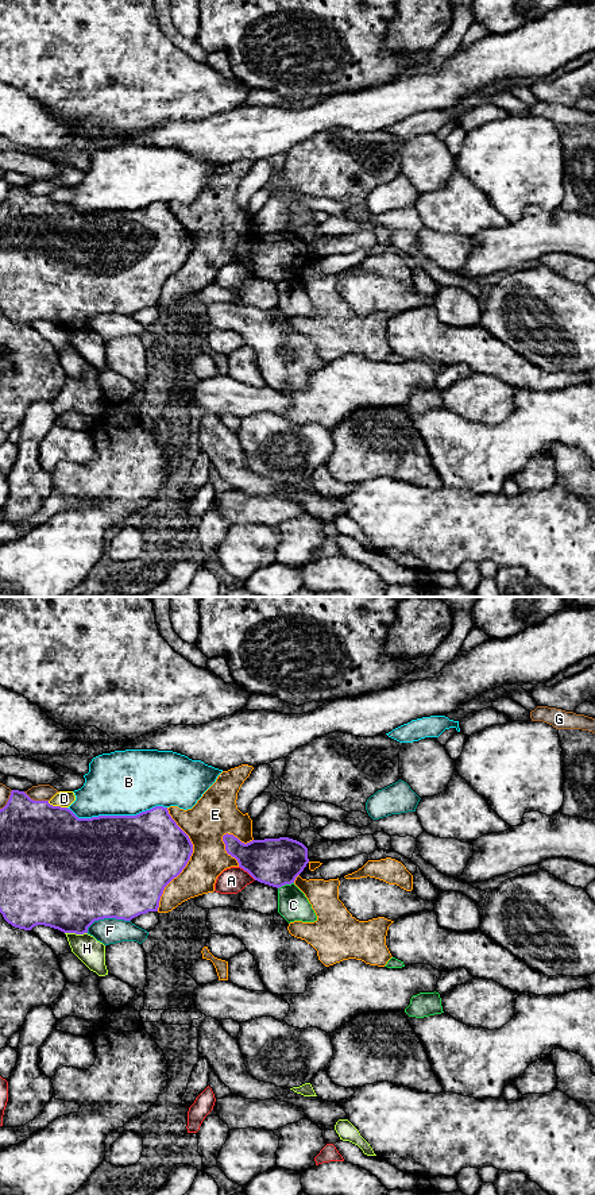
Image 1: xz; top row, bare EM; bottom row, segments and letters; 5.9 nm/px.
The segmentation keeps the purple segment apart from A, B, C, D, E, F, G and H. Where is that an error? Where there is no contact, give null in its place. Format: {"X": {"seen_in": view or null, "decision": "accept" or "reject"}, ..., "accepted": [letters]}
{"A": {"seen_in": "xz", "decision": "reject"}, "B": {"seen_in": "xz", "decision": "reject"}, "C": {"seen_in": "xz", "decision": "reject"}, "D": {"seen_in": "xz", "decision": "reject"}, "E": {"seen_in": "xz", "decision": "reject"}, "F": {"seen_in": "xz", "decision": "reject"}, "G": {"seen_in": "xz", "decision": "reject"}, "H": {"seen_in": "xz", "decision": "reject"}, "accepted": []}

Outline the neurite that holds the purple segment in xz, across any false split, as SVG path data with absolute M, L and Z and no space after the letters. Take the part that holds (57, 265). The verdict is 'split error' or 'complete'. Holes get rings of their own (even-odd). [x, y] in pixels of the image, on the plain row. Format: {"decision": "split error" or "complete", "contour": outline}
{"decision": "complete", "contour": "M12 185L7 200L0 204L0 308L15 323L31 325L36 320L58 324L63 328L84 329L98 315L116 313L131 316L148 307L158 307L165 282L186 262L193 248L189 231L177 220L167 203L155 201L136 211L98 211L78 213L70 204L53 201L49 196L34 196L24 186Z"}

